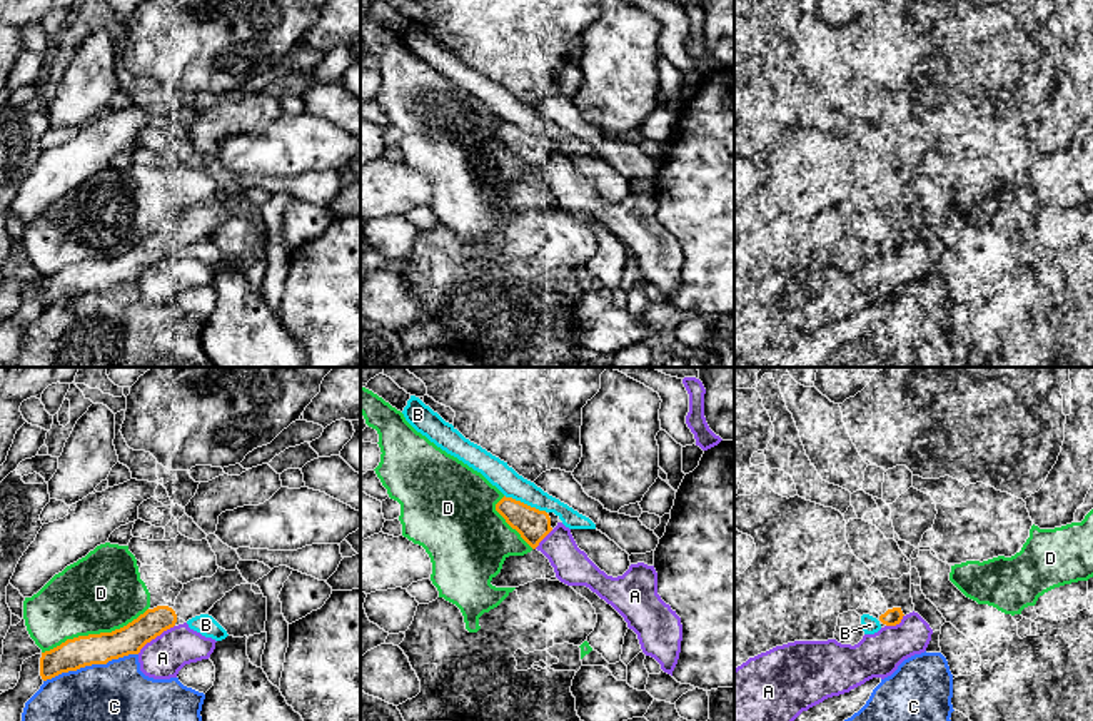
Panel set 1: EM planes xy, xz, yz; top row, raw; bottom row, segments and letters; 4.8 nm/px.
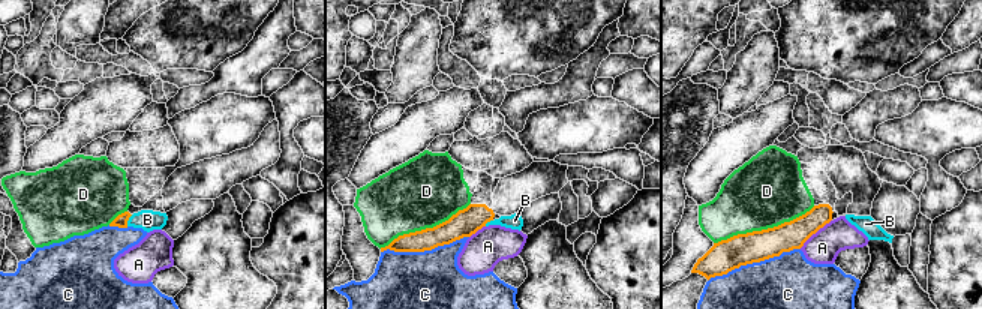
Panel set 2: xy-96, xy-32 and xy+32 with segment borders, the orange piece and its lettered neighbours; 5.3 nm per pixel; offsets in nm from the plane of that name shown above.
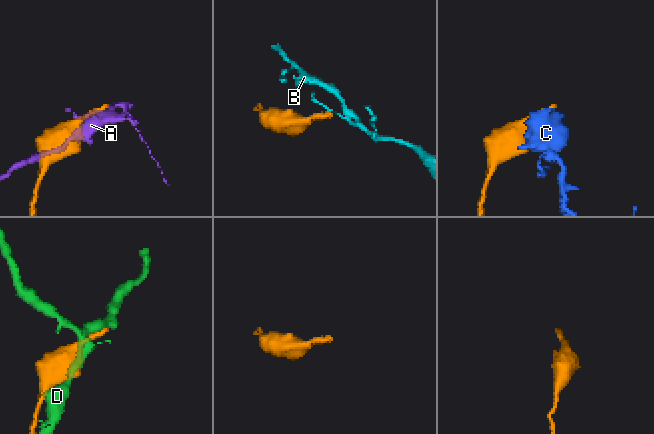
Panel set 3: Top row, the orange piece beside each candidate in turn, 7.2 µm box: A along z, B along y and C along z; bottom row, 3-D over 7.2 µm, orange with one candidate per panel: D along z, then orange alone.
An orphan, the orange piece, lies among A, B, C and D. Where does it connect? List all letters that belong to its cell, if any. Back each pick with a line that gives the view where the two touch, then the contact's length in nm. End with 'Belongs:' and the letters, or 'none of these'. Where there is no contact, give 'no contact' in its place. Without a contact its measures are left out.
Belongs: none of these

